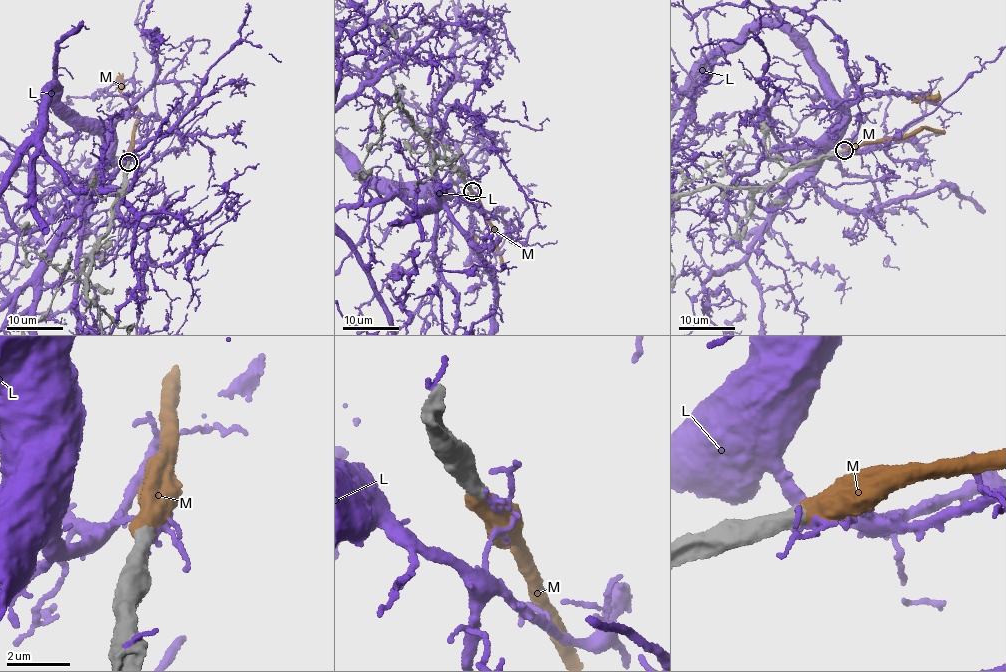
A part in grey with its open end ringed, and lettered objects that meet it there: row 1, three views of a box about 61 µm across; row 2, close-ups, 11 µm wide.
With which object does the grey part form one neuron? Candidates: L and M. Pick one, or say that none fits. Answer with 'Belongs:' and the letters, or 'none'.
Belongs: M

